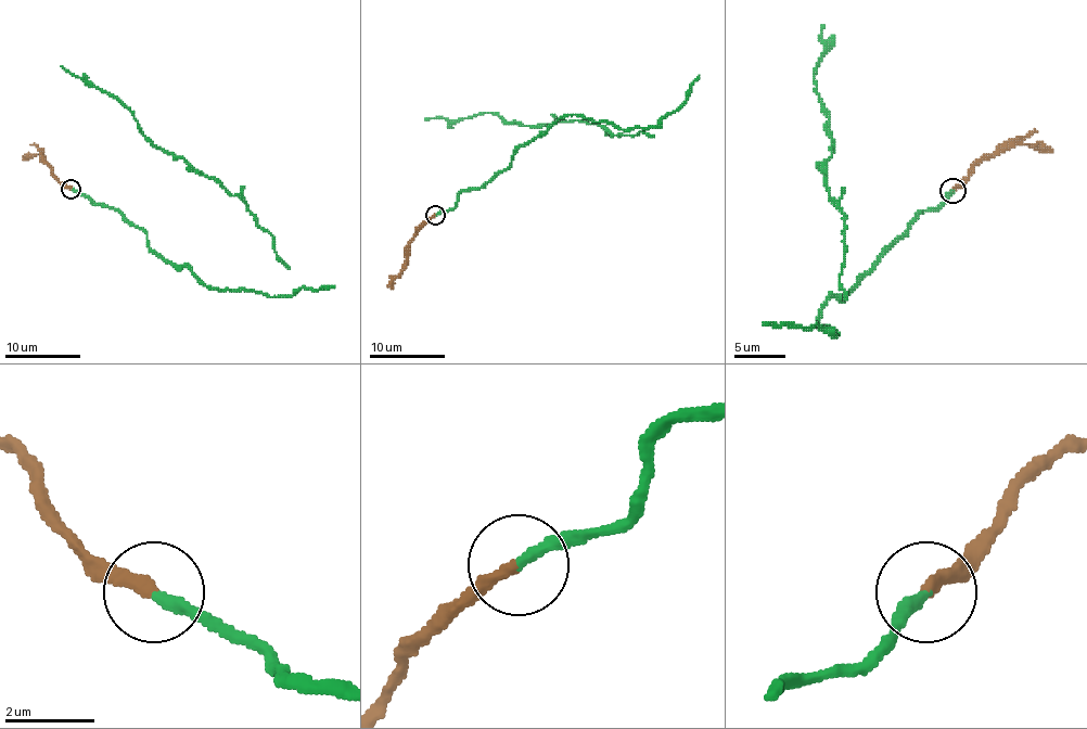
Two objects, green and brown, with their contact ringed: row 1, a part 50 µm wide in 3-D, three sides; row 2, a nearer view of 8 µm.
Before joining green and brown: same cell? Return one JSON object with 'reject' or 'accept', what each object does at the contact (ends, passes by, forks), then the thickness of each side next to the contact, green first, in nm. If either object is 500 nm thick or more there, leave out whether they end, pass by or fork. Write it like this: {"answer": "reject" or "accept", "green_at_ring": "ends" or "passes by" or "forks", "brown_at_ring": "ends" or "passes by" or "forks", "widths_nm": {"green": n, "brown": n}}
{"answer": "reject", "green_at_ring": "ends", "brown_at_ring": "ends", "widths_nm": {"green": 260, "brown": 280}}

